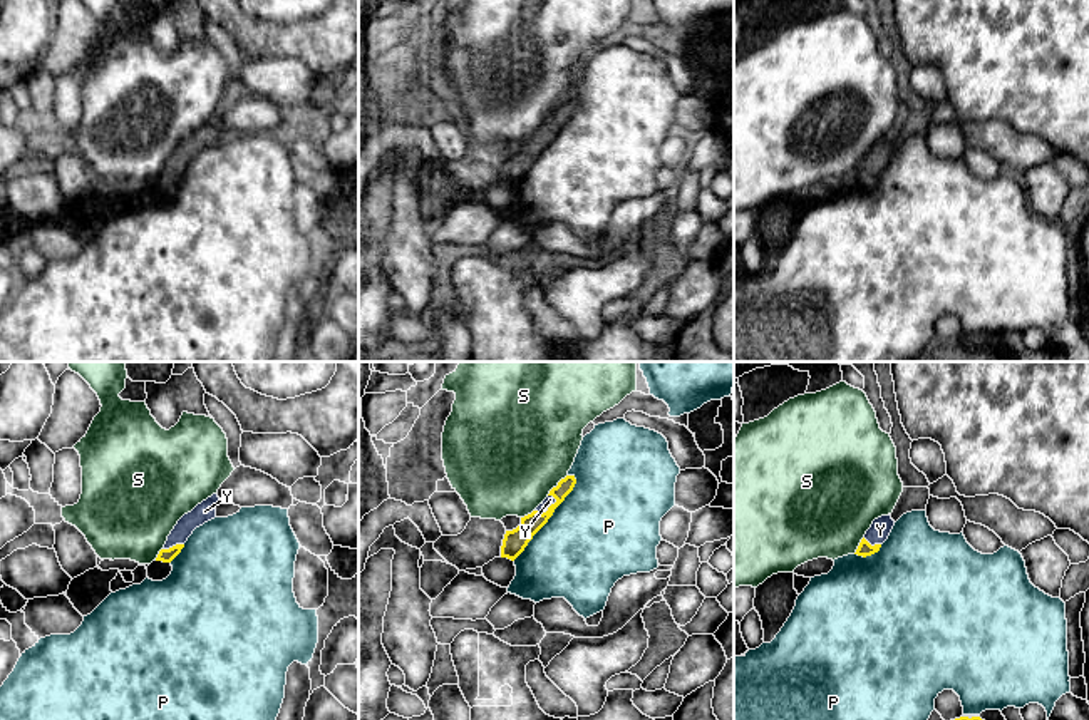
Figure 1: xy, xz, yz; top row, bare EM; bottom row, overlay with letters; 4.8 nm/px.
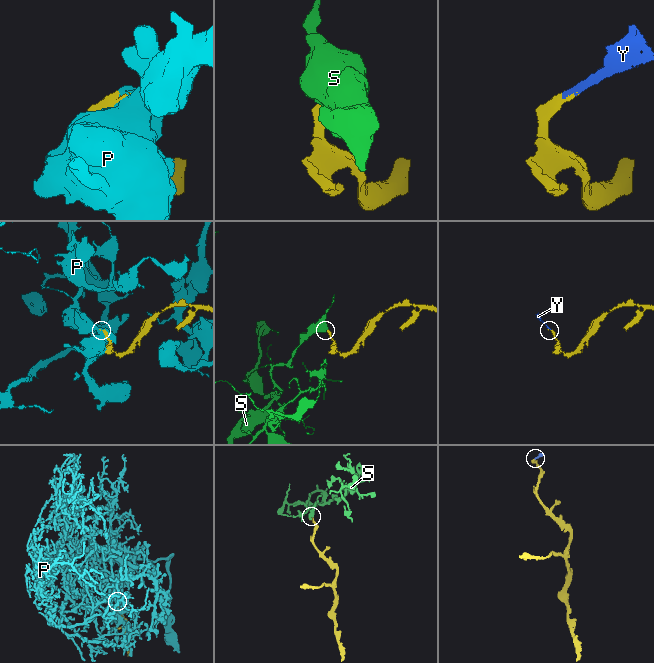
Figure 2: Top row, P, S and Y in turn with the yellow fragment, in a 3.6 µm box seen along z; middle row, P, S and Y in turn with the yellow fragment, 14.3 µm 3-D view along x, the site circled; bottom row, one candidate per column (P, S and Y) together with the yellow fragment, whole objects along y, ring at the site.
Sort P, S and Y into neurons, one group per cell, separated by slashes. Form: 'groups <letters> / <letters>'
groups P / S / Y

